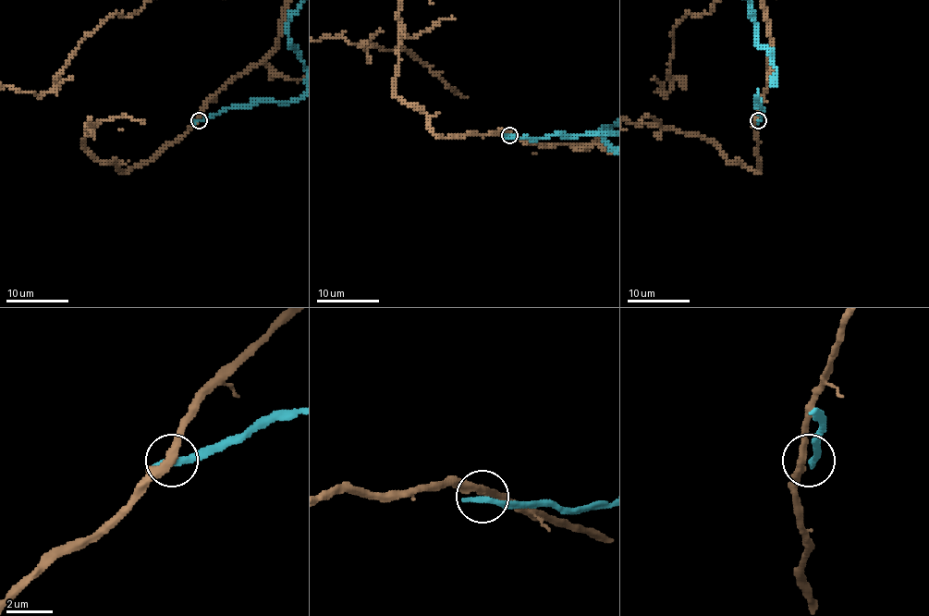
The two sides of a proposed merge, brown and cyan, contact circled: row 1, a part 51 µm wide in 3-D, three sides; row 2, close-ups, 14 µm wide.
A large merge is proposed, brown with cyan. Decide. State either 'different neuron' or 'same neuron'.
different neuron

